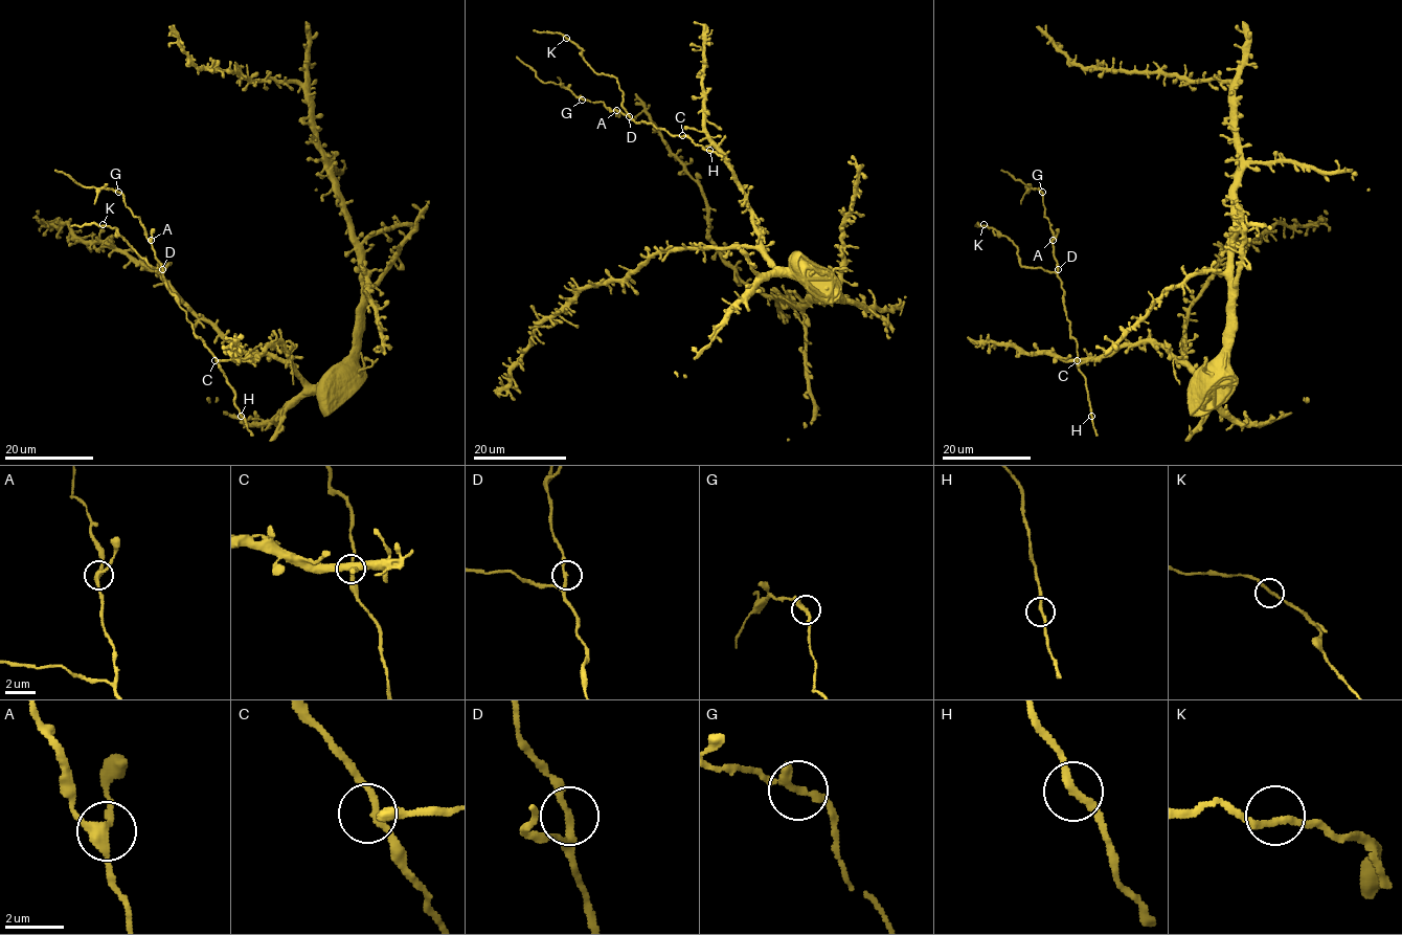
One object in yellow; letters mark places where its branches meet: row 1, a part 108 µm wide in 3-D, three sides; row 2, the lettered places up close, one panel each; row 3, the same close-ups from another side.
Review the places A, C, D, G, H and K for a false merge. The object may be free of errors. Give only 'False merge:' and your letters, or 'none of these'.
False merge: G

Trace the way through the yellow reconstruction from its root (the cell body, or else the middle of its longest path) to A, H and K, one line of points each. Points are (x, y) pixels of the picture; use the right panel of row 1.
A: (1222, 387), (1206, 385), (1151, 342), (1069, 360), (1077, 360), (1077, 341), (1070, 335), (1053, 240)
H: (1222, 387), (1206, 385), (1157, 344), (1128, 343), (1099, 358), (1069, 360), (1077, 360), (1086, 380), (1091, 415)
K: (1222, 387), (1151, 342), (1069, 360), (1077, 341), (1060, 277), (1023, 267), (1018, 248), (984, 224)

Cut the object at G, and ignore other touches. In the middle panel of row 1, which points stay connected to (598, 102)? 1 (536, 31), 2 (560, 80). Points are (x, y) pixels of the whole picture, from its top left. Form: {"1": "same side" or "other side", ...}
{"1": "same side", "2": "other side"}

